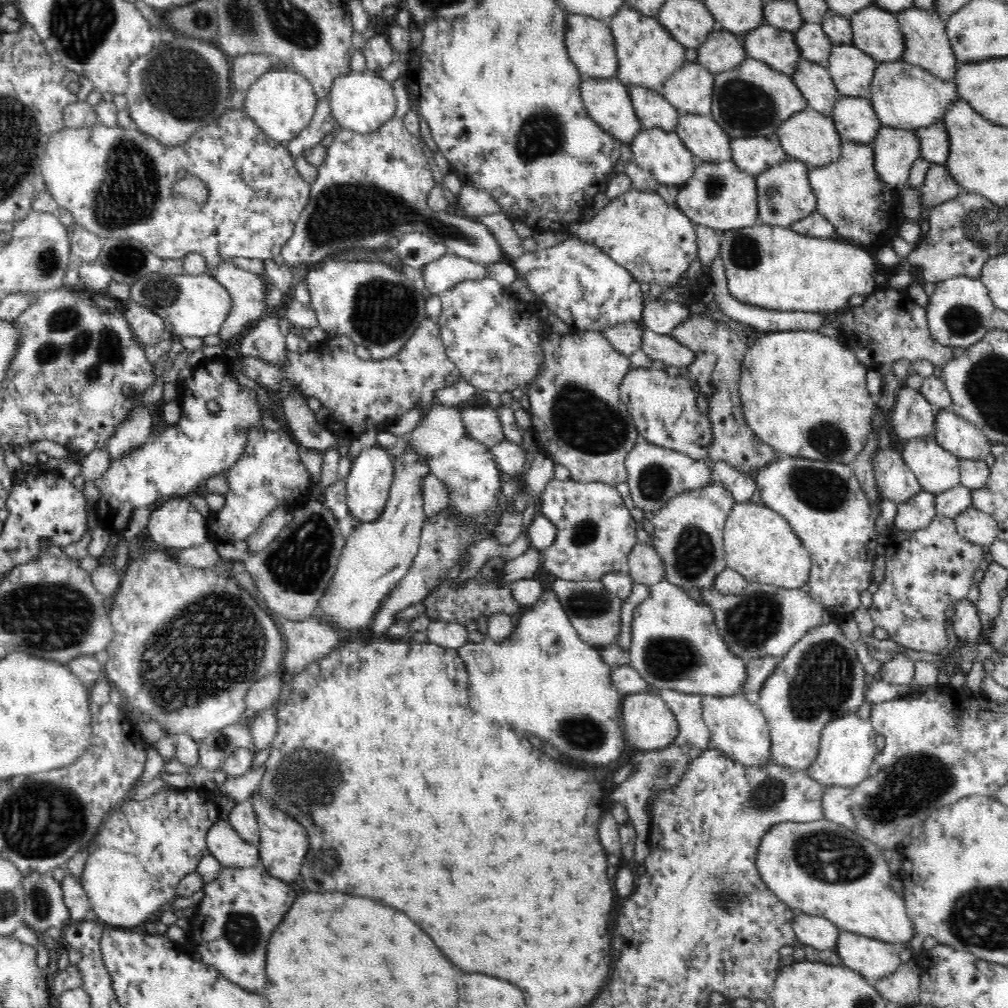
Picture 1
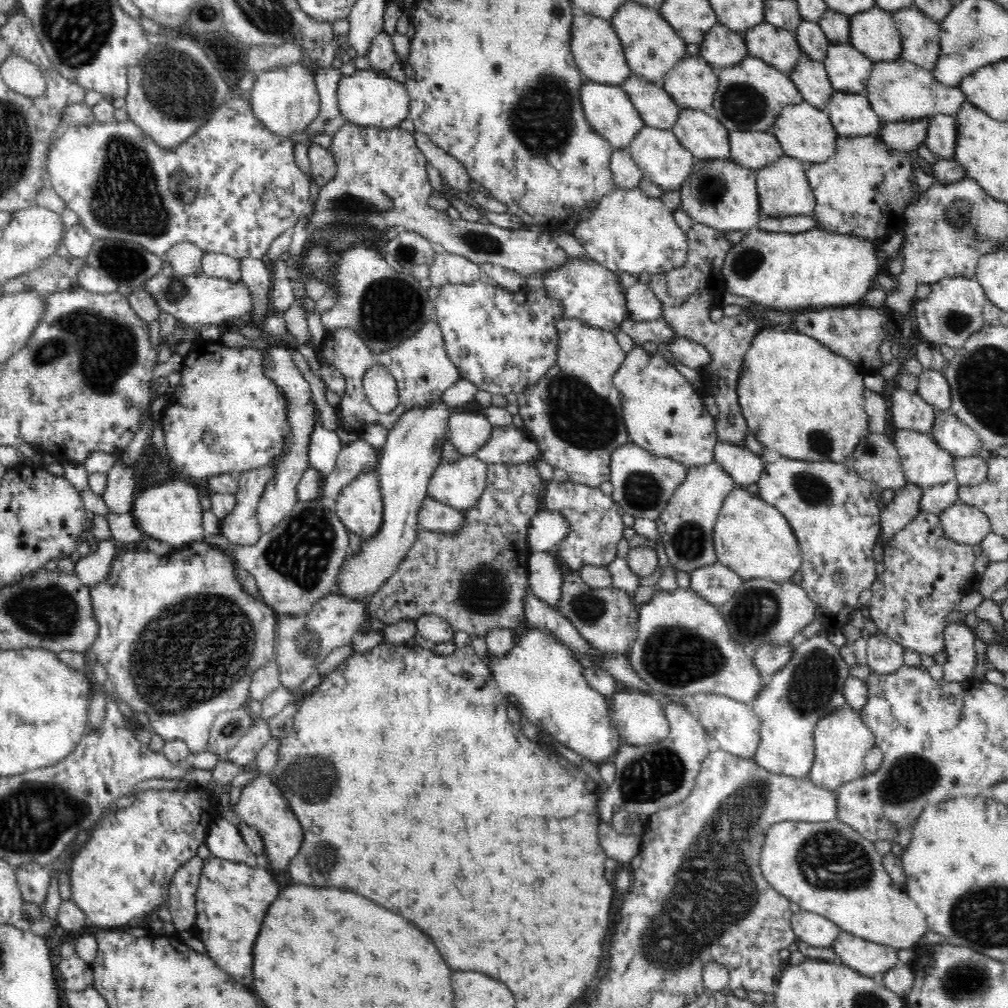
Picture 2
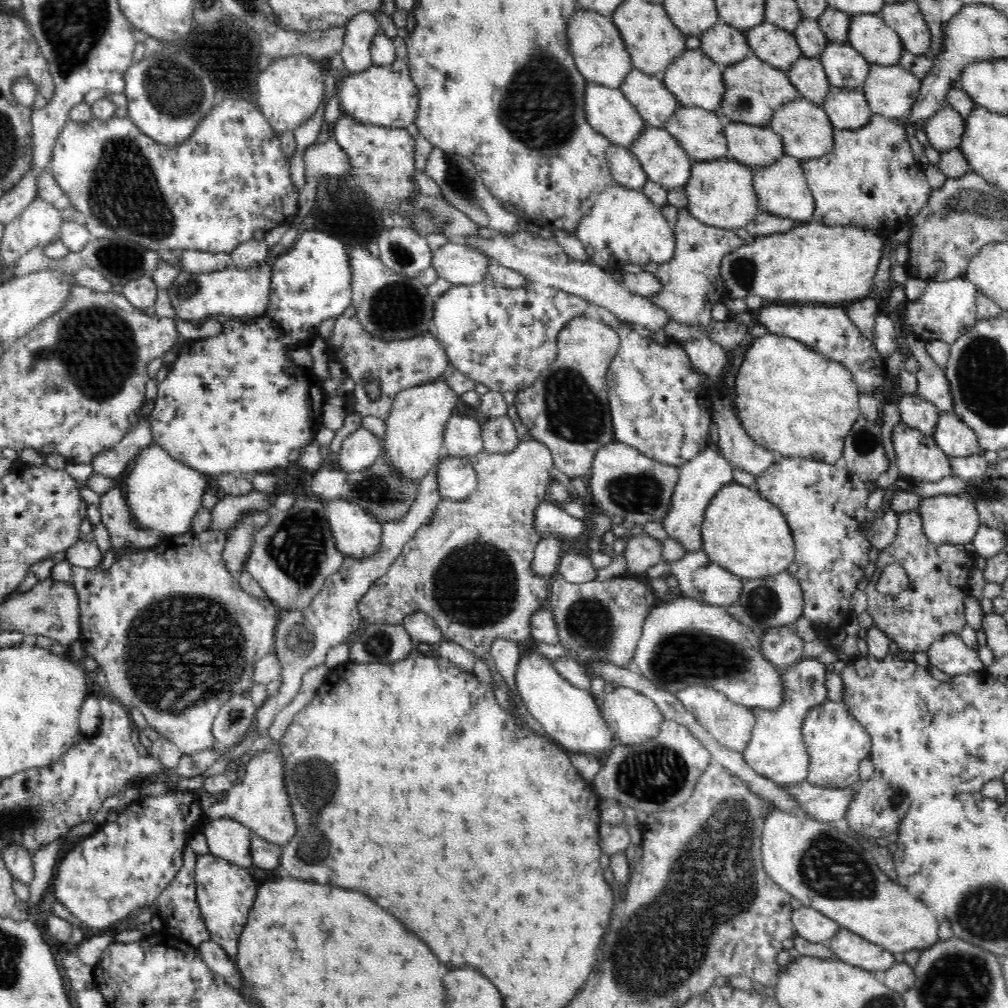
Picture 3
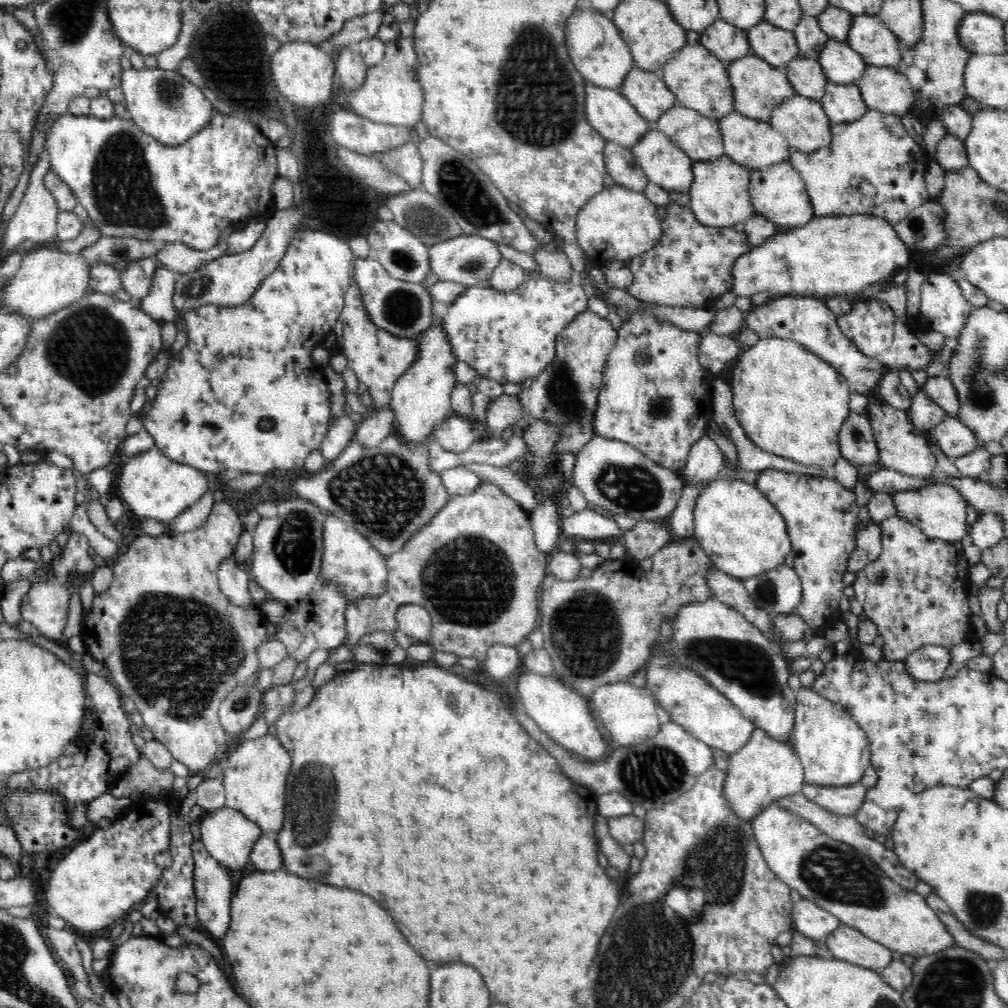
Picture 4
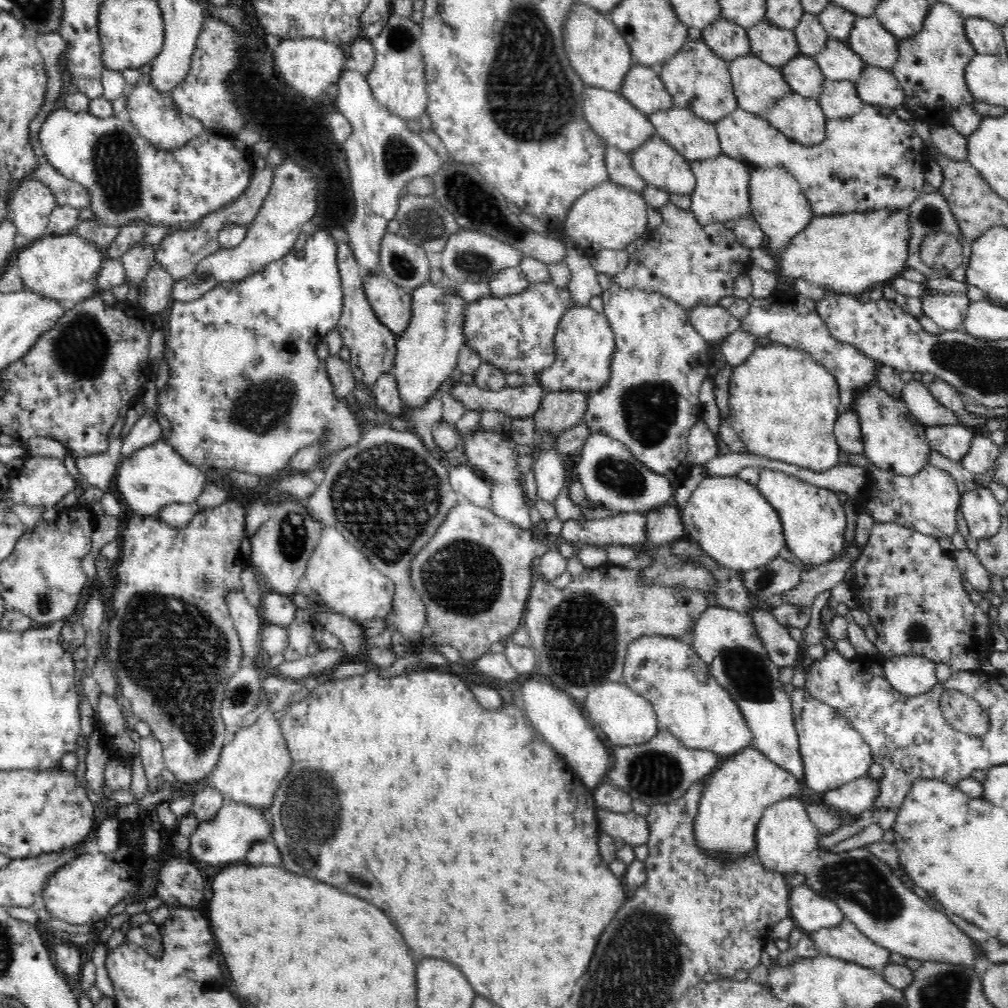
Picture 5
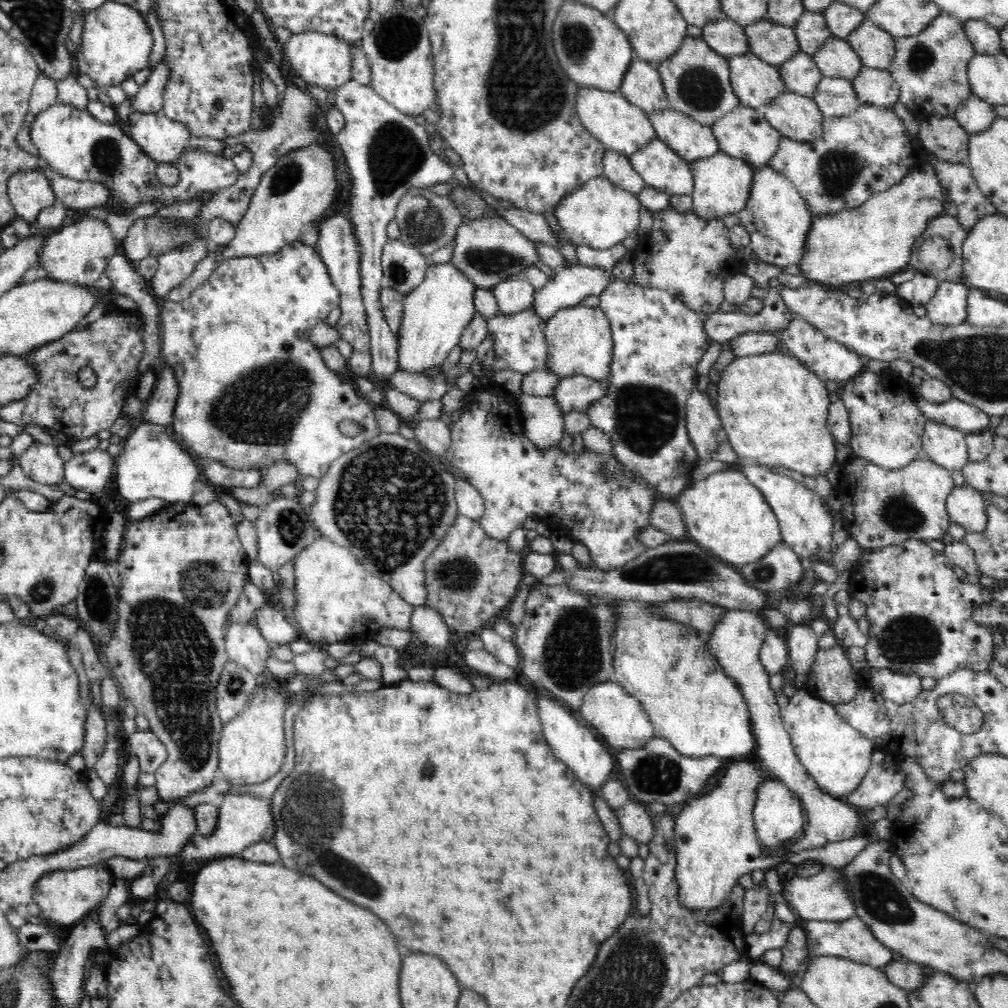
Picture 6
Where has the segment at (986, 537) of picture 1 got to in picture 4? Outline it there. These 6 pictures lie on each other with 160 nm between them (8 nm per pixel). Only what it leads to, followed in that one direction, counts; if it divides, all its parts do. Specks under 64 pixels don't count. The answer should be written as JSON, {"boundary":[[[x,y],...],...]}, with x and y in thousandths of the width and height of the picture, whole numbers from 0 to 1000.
{"boundary":[[[937,478],[920,479],[911,486],[893,486],[884,490],[889,510],[892,514],[911,523],[921,534],[933,535],[938,538],[948,538],[960,530],[958,518],[959,498],[944,482]]]}

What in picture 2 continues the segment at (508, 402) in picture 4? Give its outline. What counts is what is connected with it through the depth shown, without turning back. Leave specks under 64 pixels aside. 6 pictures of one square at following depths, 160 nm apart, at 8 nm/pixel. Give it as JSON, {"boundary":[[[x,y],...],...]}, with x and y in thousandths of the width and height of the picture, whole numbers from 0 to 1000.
{"boundary":[[[488,423],[488,431],[471,451],[486,459],[524,458],[537,450],[534,441],[522,427],[509,423]]]}

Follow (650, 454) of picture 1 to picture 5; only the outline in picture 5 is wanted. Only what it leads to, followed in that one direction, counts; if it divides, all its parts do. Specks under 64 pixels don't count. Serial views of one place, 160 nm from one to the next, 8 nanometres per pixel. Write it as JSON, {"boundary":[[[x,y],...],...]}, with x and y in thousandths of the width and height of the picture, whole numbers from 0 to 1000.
{"boundary":[[[586,429],[581,435],[567,470],[577,479],[583,496],[607,504],[611,509],[641,510],[666,499],[669,490],[669,482],[663,474],[641,464],[618,438],[593,429]]]}

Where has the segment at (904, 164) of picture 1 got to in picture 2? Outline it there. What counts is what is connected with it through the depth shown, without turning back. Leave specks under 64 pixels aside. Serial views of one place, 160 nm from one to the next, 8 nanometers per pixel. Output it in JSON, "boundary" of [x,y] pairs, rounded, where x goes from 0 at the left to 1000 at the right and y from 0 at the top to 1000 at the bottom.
{"boundary":[[[917,115],[905,121],[875,122],[871,134],[882,149],[905,151],[918,141],[924,116]]]}

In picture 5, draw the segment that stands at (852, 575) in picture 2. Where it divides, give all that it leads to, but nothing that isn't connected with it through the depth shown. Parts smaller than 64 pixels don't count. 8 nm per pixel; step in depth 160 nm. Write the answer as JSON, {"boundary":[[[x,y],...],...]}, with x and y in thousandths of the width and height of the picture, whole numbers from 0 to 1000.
{"boundary":[[[760,464],[754,465],[753,476],[750,482],[773,511],[781,544],[788,549],[790,554],[796,556],[800,564],[827,557],[832,552],[835,544],[837,544],[837,531],[839,530],[839,520],[841,518],[839,518],[837,504],[827,487],[808,482],[778,468]]]}

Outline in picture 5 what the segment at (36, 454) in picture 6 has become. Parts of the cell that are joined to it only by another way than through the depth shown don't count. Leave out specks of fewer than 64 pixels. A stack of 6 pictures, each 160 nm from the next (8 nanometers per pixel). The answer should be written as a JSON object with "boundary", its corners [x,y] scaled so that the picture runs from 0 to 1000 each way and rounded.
{"boundary":[[[31,449],[18,467],[10,469],[9,475],[9,489],[2,496],[4,504],[9,504],[10,500],[55,504],[56,500],[75,482],[75,477],[61,456]]]}

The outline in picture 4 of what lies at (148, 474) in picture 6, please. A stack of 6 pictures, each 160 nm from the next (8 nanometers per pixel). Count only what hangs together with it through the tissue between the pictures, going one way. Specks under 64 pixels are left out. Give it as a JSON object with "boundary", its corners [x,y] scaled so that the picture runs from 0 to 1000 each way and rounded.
{"boundary":[[[154,442],[128,454],[117,474],[119,494],[125,496],[135,514],[151,514],[159,519],[170,519],[185,504],[196,498],[206,486],[203,469],[167,454]]]}

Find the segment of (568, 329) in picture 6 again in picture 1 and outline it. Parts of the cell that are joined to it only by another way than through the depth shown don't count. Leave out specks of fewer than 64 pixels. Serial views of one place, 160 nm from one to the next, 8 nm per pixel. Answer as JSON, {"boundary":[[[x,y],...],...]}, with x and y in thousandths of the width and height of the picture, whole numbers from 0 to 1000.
{"boundary":[[[585,328],[575,329],[575,331],[546,331],[544,335],[538,338],[538,349],[540,357],[538,358],[538,365],[534,369],[534,374],[530,379],[524,381],[521,388],[524,392],[526,399],[525,411],[527,412],[527,418],[529,420],[530,437],[532,442],[539,448],[544,454],[550,457],[550,460],[560,461],[564,467],[568,478],[598,478],[611,482],[617,480],[623,476],[621,464],[619,464],[619,456],[621,456],[621,450],[629,444],[629,440],[634,438],[634,429],[631,422],[628,420],[626,411],[622,406],[622,403],[615,397],[614,383],[617,377],[621,374],[623,368],[628,367],[623,354],[613,349],[604,339],[597,329]]]}

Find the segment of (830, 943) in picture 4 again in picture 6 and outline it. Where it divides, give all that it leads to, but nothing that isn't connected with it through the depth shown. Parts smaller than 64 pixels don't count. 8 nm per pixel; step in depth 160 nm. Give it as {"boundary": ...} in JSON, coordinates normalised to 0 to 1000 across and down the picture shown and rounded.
{"boundary":[[[850,909],[835,915],[801,913],[798,925],[803,935],[805,948],[827,948],[875,961],[885,953],[885,942],[879,940]]]}

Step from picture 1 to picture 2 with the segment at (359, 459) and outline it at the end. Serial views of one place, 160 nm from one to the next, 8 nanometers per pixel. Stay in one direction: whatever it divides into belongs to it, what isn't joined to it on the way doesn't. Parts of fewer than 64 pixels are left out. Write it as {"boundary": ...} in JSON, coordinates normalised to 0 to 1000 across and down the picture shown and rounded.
{"boundary":[[[361,465],[352,477],[337,486],[332,496],[332,510],[345,528],[365,537],[379,522],[380,494],[373,466]]]}

